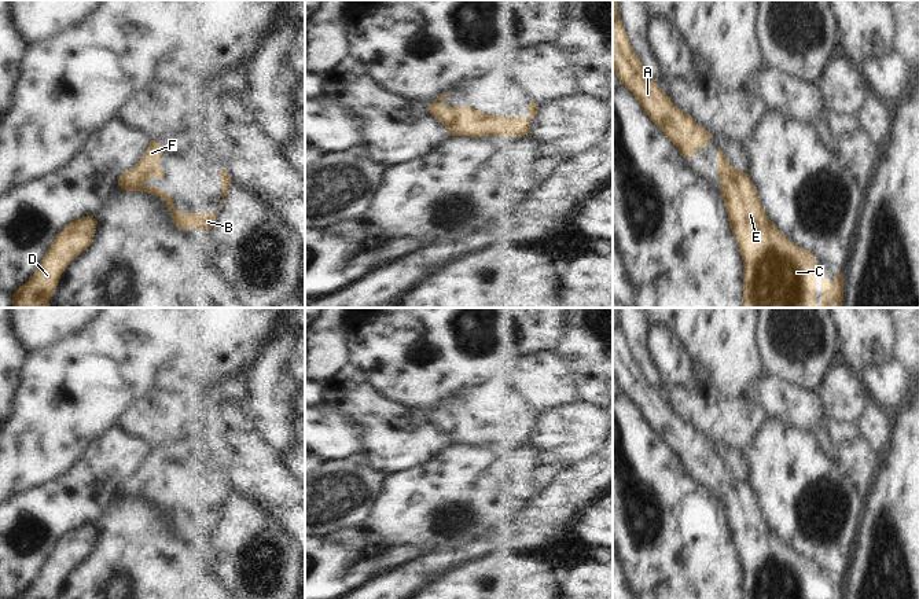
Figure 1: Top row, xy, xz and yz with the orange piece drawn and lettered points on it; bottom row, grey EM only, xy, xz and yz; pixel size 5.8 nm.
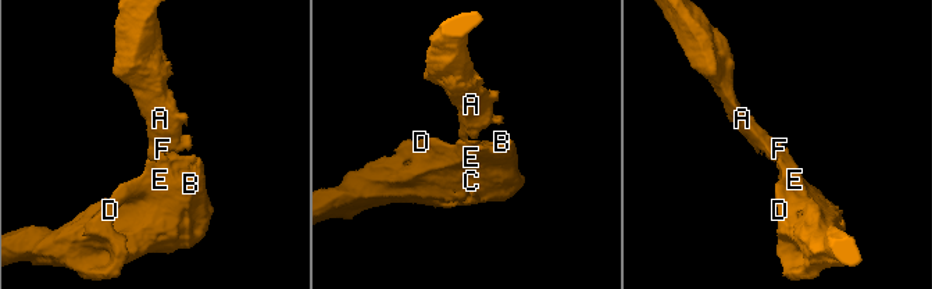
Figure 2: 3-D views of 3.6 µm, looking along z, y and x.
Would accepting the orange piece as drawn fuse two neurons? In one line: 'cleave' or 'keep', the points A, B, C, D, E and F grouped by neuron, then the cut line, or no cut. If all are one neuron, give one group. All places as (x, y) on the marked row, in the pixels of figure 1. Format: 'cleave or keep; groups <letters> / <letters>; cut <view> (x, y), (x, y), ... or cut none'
keep; groups A B C D E F; cut none

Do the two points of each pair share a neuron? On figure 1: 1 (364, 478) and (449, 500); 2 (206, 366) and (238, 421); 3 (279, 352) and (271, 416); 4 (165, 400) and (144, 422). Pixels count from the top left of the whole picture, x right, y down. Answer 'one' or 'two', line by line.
1: two
2: two
3: one
4: one

